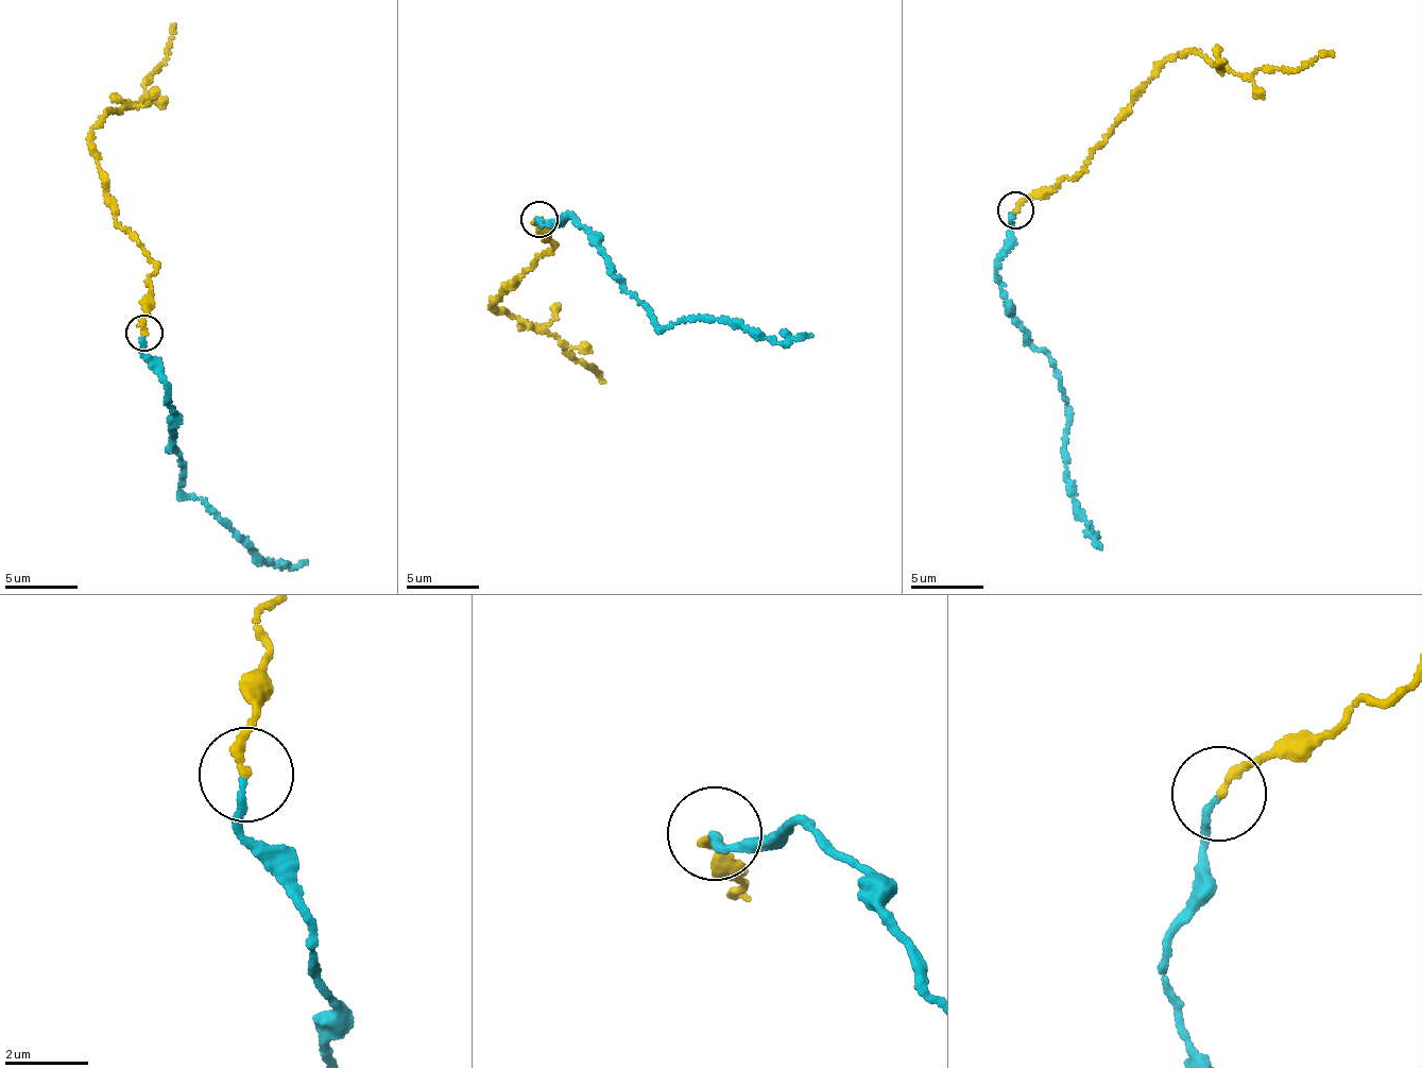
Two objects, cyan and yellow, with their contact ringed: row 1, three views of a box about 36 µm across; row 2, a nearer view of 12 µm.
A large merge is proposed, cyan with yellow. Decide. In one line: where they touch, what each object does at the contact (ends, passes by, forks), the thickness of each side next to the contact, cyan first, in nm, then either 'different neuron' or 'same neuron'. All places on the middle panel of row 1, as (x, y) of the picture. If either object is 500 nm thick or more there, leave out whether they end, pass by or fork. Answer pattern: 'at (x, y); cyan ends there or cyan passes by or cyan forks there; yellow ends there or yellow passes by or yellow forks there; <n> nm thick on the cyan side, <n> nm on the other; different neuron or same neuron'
at (538, 219); cyan ends there; yellow ends there; 160 nm thick on the cyan side, 200 nm on the other; different neuron

